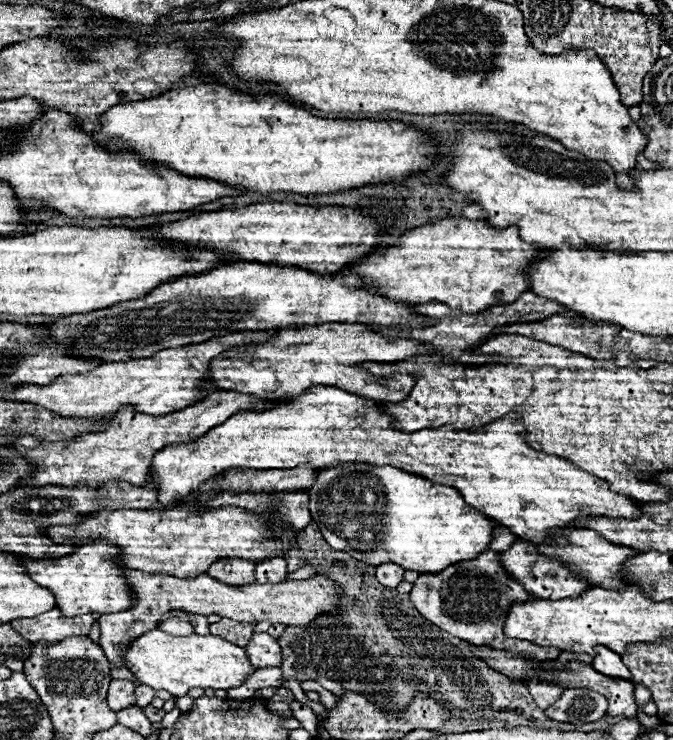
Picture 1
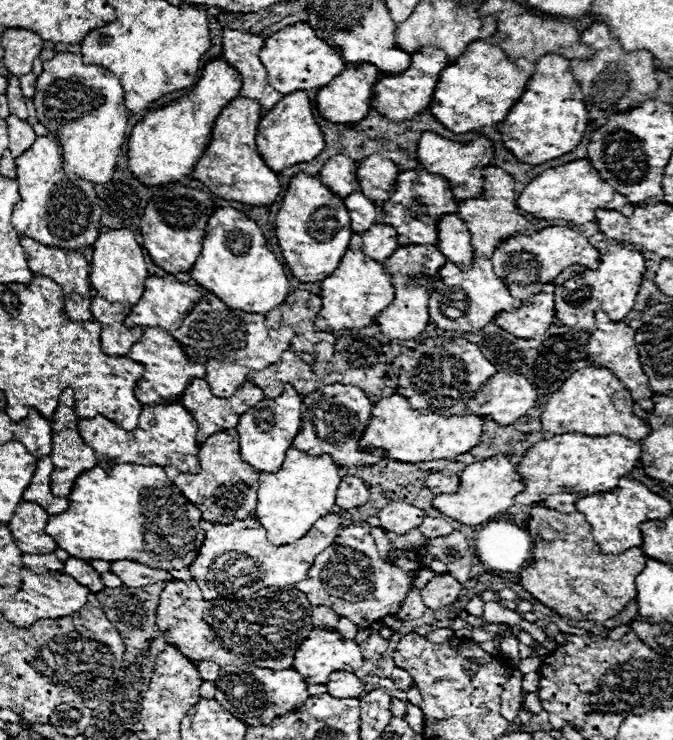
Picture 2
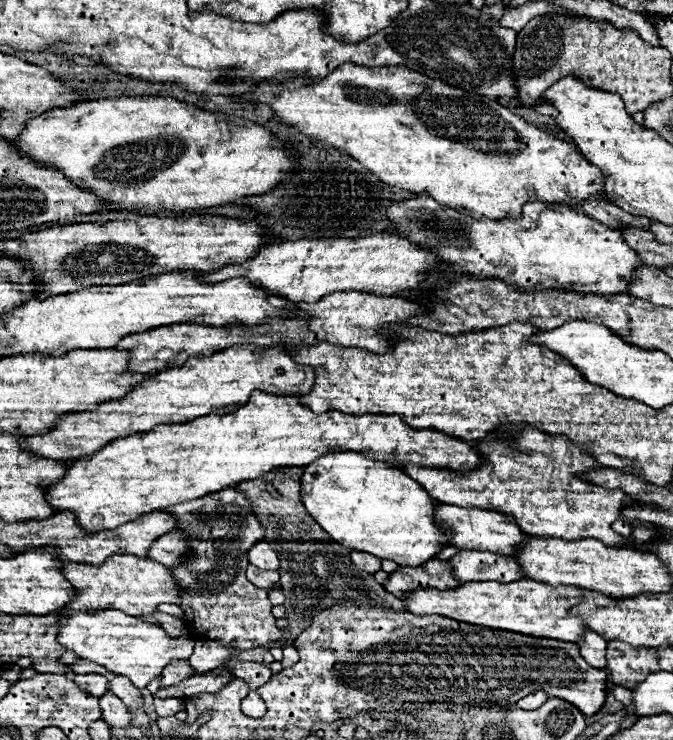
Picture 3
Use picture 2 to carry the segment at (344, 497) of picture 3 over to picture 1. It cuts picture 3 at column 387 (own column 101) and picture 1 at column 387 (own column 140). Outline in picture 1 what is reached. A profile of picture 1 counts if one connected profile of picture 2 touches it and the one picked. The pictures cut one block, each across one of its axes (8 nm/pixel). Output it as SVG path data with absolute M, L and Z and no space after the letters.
M340 464L336 468L322 470L308 494L312 518L324 534L326 542L334 550L350 552L350 556L370 566L392 562L406 570L438 574L442 568L458 564L458 560L470 560L470 556L486 552L496 530L494 520L468 506L456 488L434 484L394 466Z

